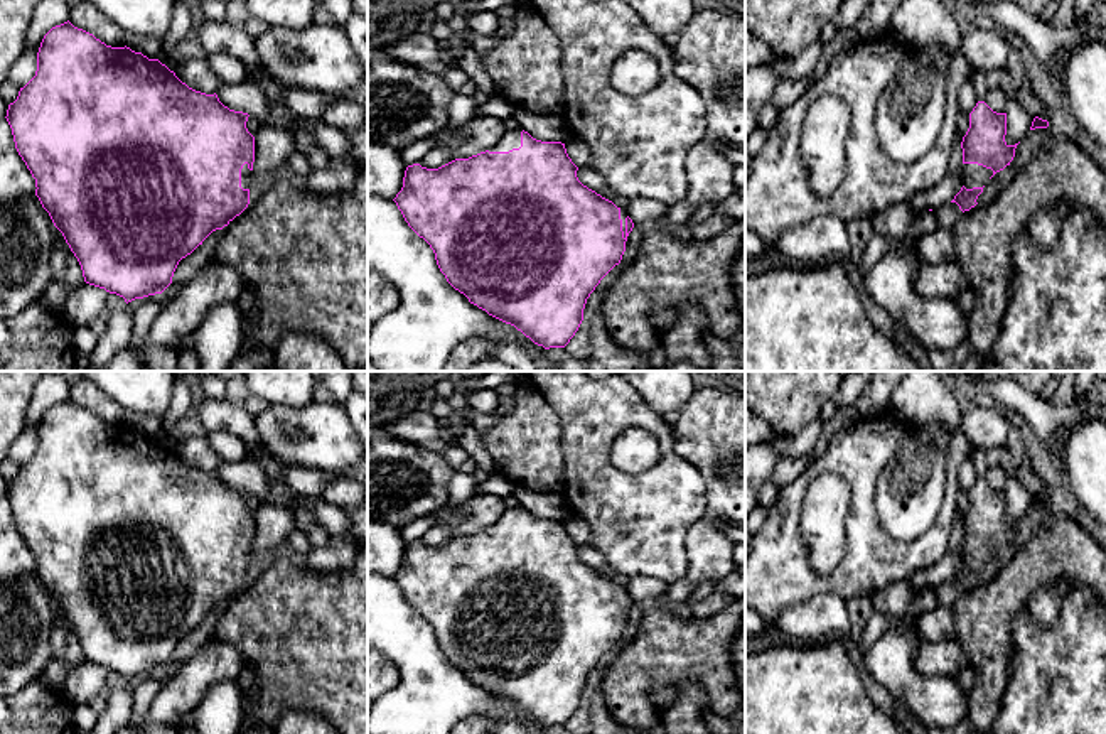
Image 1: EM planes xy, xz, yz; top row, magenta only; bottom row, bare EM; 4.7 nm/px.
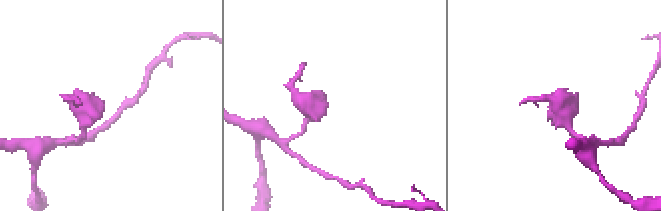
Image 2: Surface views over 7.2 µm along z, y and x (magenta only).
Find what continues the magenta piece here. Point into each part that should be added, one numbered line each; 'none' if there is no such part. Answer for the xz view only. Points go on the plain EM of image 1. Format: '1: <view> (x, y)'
1: xz (511, 517)

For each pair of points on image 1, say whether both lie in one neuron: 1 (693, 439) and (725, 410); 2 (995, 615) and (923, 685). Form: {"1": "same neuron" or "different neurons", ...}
{"1": "same neuron", "2": "different neurons"}

